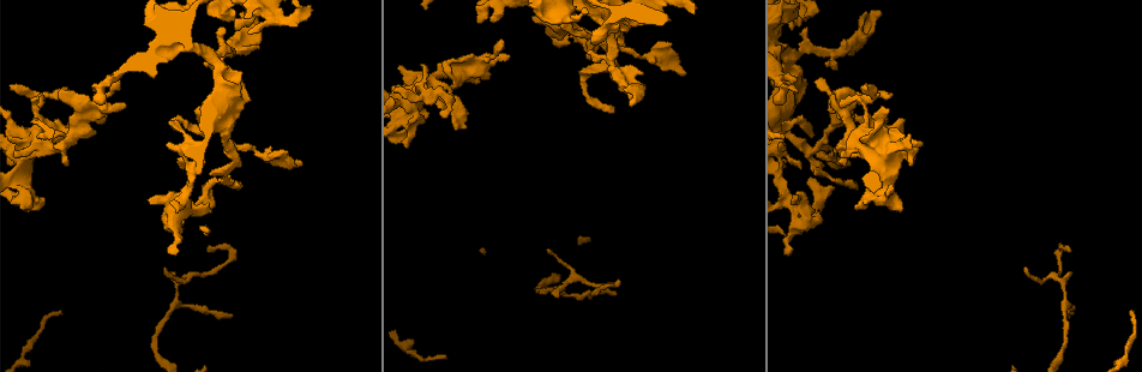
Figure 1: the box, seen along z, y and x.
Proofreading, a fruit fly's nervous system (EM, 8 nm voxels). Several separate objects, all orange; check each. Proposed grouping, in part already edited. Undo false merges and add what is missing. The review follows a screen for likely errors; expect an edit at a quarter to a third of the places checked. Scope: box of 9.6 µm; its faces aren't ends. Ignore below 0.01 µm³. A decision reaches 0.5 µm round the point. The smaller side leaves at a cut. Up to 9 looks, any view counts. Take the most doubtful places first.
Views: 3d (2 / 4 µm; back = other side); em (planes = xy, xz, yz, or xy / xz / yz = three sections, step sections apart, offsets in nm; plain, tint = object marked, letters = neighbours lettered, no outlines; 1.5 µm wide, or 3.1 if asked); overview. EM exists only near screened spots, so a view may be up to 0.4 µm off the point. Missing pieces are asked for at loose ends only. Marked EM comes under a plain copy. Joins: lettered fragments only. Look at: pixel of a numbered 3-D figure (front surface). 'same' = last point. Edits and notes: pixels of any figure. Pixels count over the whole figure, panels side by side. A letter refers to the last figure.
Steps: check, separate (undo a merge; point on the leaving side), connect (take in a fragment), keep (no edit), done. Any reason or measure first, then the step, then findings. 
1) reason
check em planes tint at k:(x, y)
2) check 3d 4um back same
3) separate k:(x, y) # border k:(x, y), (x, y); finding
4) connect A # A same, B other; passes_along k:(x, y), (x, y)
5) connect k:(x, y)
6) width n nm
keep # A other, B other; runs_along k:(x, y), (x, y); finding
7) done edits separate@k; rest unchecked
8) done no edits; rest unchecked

free end
check em planes letters at 1:(455, 127)

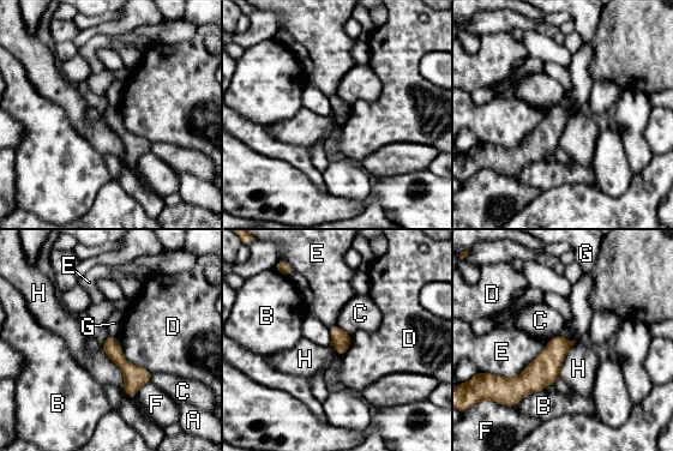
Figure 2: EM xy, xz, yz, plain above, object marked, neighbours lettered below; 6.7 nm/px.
keep # A other, B other, C other, D other, E other, F other, G other, H other; border 2:(101, 346), (133, 398); no lettered fragment goes on from it

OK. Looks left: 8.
check em xy step 8 letters at 1:(685, 72)

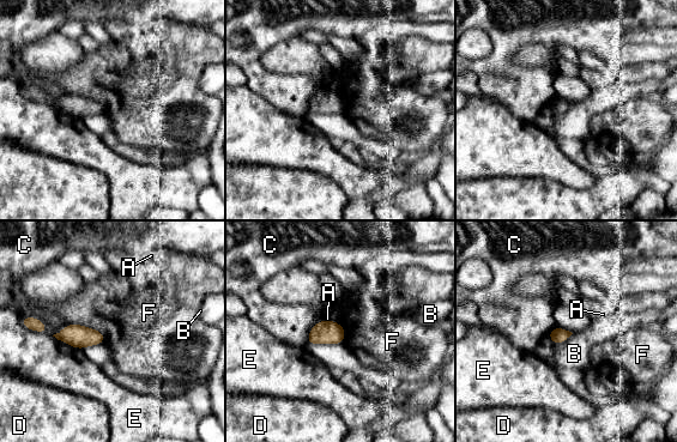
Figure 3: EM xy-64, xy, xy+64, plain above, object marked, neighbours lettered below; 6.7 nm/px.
width 110 nm
keep # A other, B other, C other, D other, E other, F other; border 3:(70, 324), (98, 330), (104, 343); no lettered fragment goes on from it

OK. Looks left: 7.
looks like a crossing
check em planes letters at 1:(811, 149)

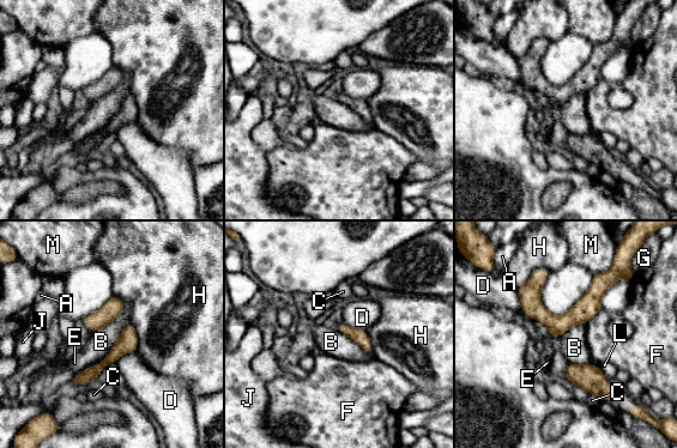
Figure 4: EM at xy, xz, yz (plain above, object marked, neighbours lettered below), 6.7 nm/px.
keep # A other, B other, C other, D other, E other, F other, G other, H other, J other, L other, M other; border 4:(124, 301), (124, 310), (92, 332); all the same neuron

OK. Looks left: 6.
thin end
check em planes letters at 1:(549, 253)

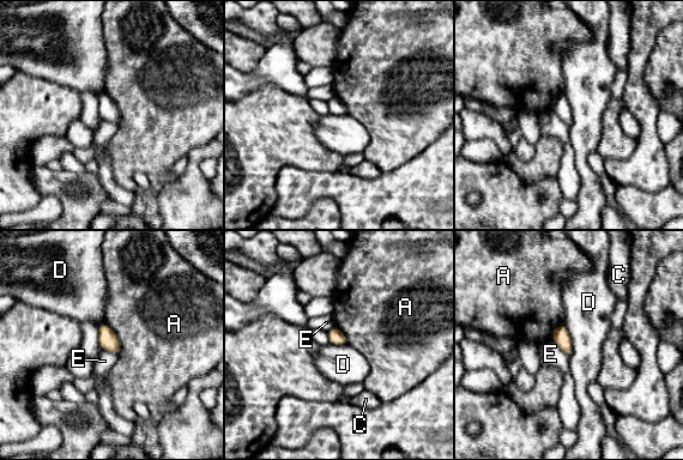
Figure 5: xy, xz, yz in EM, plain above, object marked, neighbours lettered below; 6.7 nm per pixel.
width 110 nm
keep # A other, C other, D other, E other; border 5:(563, 325), (572, 346), (569, 357); no lettered fragment goes on from it

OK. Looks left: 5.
done no edits; rest unchecked

